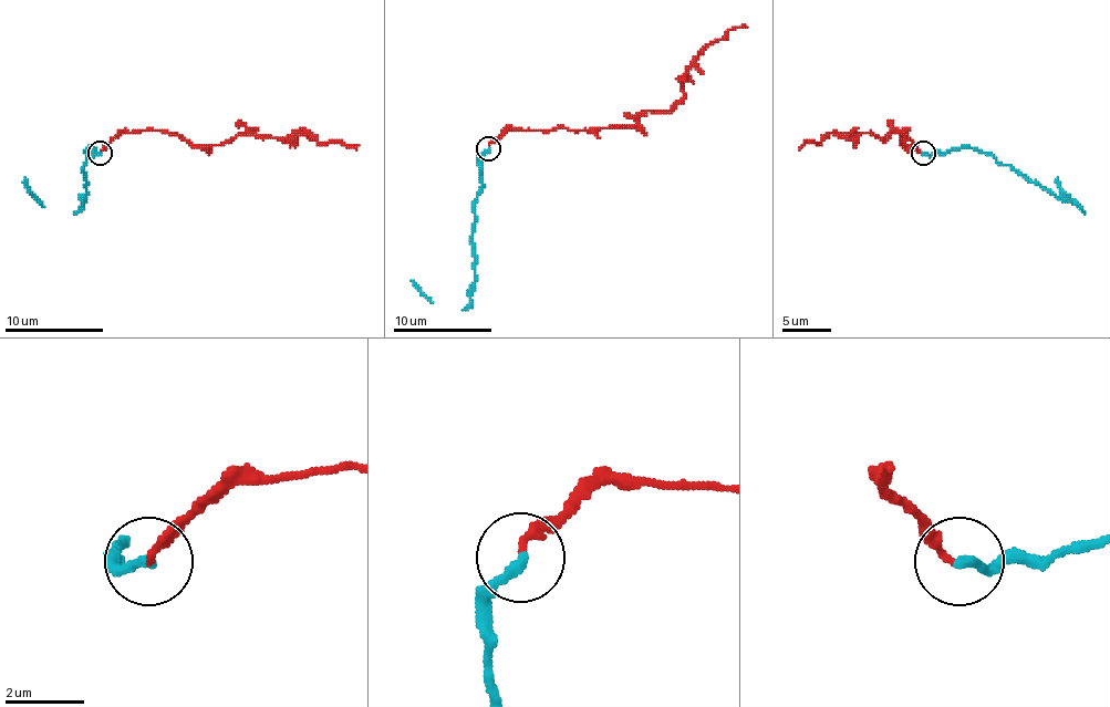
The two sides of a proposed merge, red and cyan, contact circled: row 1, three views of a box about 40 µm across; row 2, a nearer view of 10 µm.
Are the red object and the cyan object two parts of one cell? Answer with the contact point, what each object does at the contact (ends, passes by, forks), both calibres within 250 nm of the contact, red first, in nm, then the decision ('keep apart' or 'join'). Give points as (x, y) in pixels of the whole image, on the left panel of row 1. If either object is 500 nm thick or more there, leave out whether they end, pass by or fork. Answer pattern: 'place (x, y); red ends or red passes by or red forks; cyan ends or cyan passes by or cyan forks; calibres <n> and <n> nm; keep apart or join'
place (100, 153); red ends; cyan ends; calibres 200 and 280 nm; join

